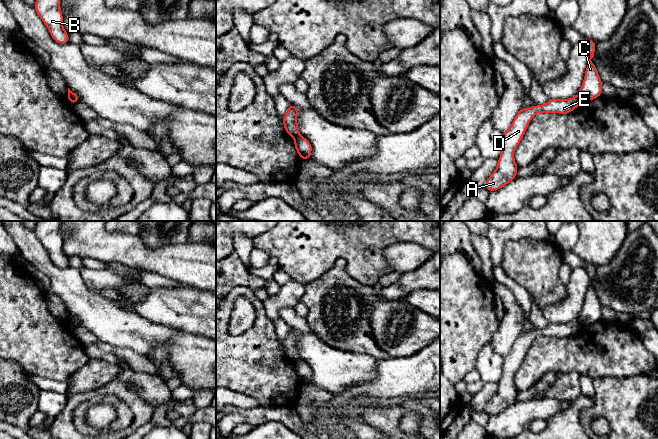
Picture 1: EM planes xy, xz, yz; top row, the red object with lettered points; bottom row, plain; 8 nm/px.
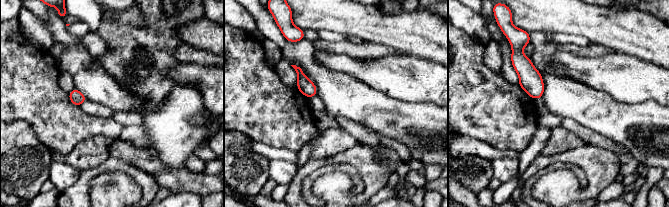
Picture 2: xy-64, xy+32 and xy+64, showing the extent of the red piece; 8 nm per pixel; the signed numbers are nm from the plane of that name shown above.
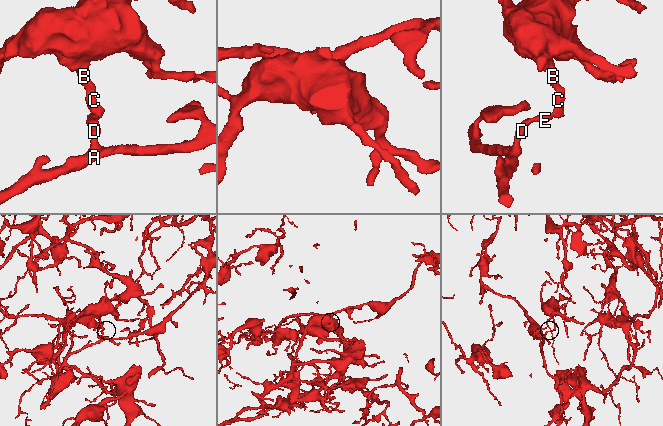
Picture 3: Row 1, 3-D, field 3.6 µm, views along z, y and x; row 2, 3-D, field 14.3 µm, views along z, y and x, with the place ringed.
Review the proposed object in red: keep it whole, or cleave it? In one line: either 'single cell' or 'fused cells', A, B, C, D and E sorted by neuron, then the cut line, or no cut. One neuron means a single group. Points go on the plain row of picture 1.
fused cells; A D E / B C; cut in xz along (299, 358), (294, 361)

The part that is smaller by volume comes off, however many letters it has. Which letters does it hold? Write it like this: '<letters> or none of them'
B, C

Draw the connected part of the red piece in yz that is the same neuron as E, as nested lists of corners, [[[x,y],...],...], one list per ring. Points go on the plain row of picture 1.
[[[578,320],[569,323],[549,323],[544,329],[522,332],[515,340],[511,351],[503,356],[502,376],[498,382],[498,390],[485,406],[486,413],[496,415],[511,406],[517,400],[518,390],[514,384],[514,376],[519,369],[531,343],[538,337],[569,338],[579,331]]]

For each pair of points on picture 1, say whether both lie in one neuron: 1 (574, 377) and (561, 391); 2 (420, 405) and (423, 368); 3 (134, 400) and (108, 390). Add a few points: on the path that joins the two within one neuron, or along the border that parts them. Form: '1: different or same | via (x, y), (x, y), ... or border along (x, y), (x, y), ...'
1: same | via (572, 380), (564, 388)
2: different | border along (416, 397), (406, 397), (404, 399)
3: same | via (128, 396), (121, 390), (114, 390)

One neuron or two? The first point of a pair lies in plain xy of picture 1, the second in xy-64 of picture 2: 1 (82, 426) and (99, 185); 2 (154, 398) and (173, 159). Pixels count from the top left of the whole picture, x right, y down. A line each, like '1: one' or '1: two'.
1: one
2: two

